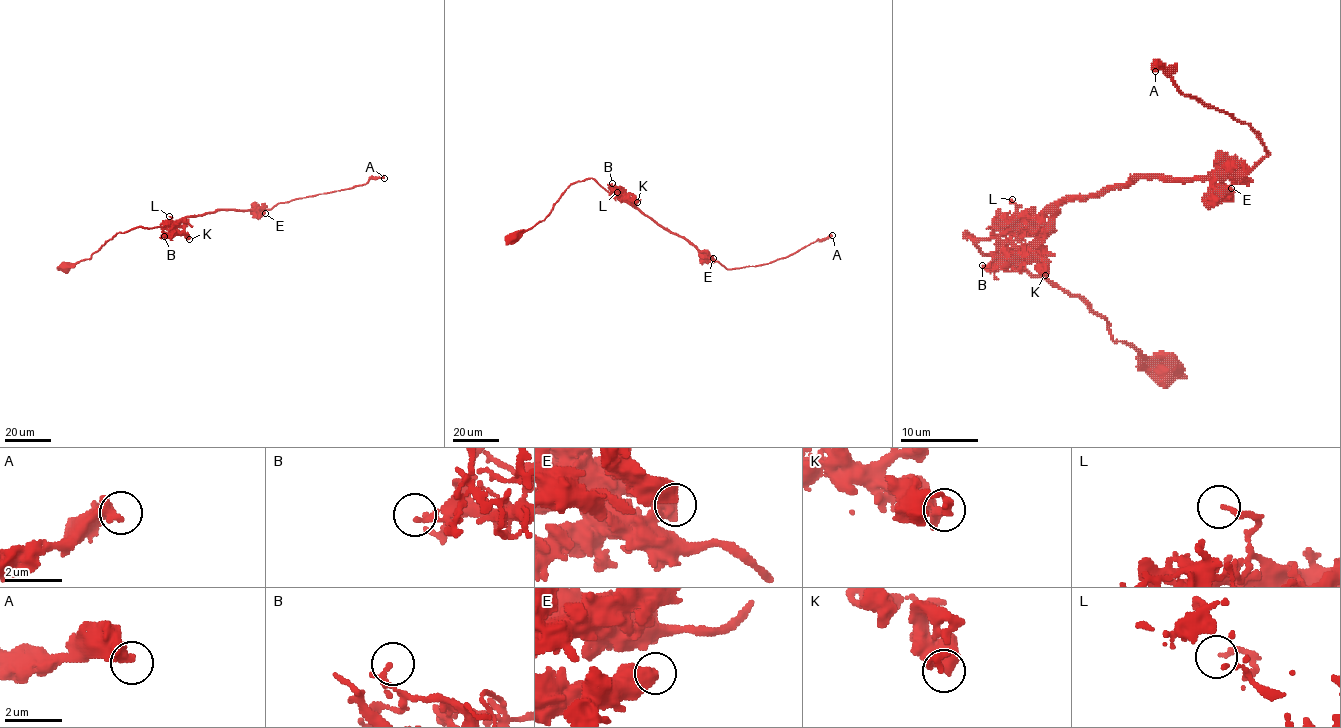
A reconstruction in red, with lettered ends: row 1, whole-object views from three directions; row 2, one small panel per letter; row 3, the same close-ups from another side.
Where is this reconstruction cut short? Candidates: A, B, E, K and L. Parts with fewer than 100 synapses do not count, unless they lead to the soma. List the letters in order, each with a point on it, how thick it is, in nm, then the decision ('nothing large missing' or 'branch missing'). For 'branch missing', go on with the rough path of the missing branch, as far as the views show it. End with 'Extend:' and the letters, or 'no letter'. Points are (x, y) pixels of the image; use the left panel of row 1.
A: place (384, 178); calibre 480 nm; nothing large missing
B: place (164, 236); calibre 220 nm; nothing large missing
E: place (265, 213); calibre 600 nm; nothing large missing
K: place (189, 239); calibre 280 nm; nothing large missing
L: place (169, 216); calibre 180 nm; nothing large missing
Extend: no letter

